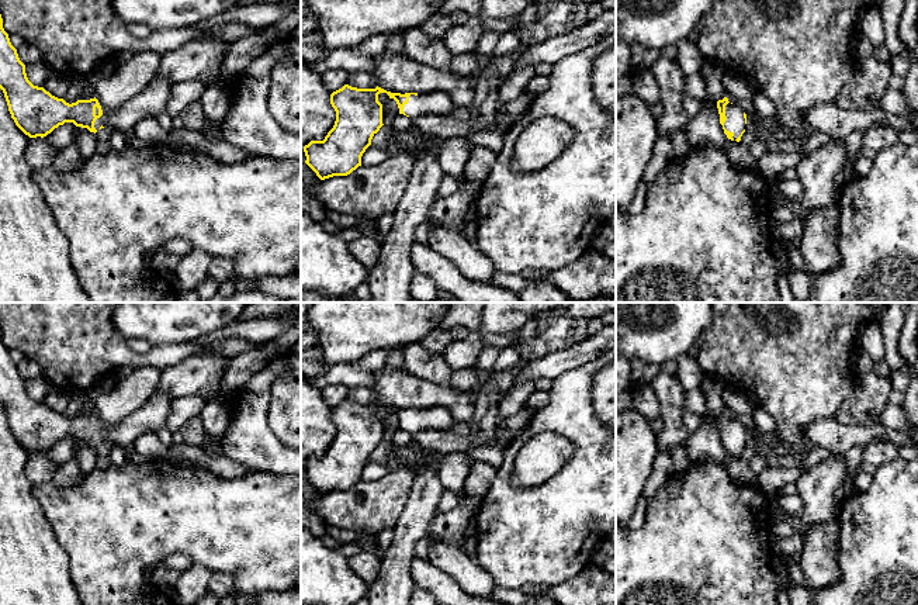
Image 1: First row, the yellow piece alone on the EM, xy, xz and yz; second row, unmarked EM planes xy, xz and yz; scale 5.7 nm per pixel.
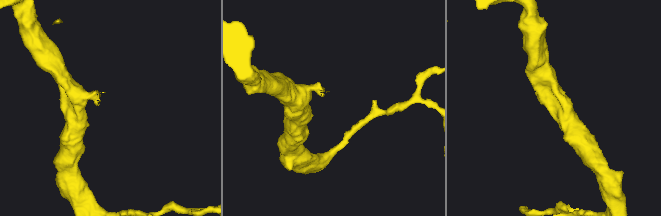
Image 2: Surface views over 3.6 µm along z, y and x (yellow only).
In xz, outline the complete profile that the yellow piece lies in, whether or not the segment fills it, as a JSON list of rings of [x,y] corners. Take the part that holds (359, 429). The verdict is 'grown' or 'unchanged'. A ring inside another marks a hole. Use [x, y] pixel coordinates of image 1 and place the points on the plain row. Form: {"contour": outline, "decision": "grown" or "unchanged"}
{"contour": [[[344,400],[330,409],[336,426],[333,443],[323,456],[311,456],[304,461],[305,478],[321,495],[347,491],[361,481],[361,471],[371,460],[382,439],[382,419],[378,409],[387,408],[398,419],[399,429],[418,433],[434,429],[447,433],[457,422],[446,405],[432,408],[391,408],[381,402],[357,404]]], "decision": "grown"}

